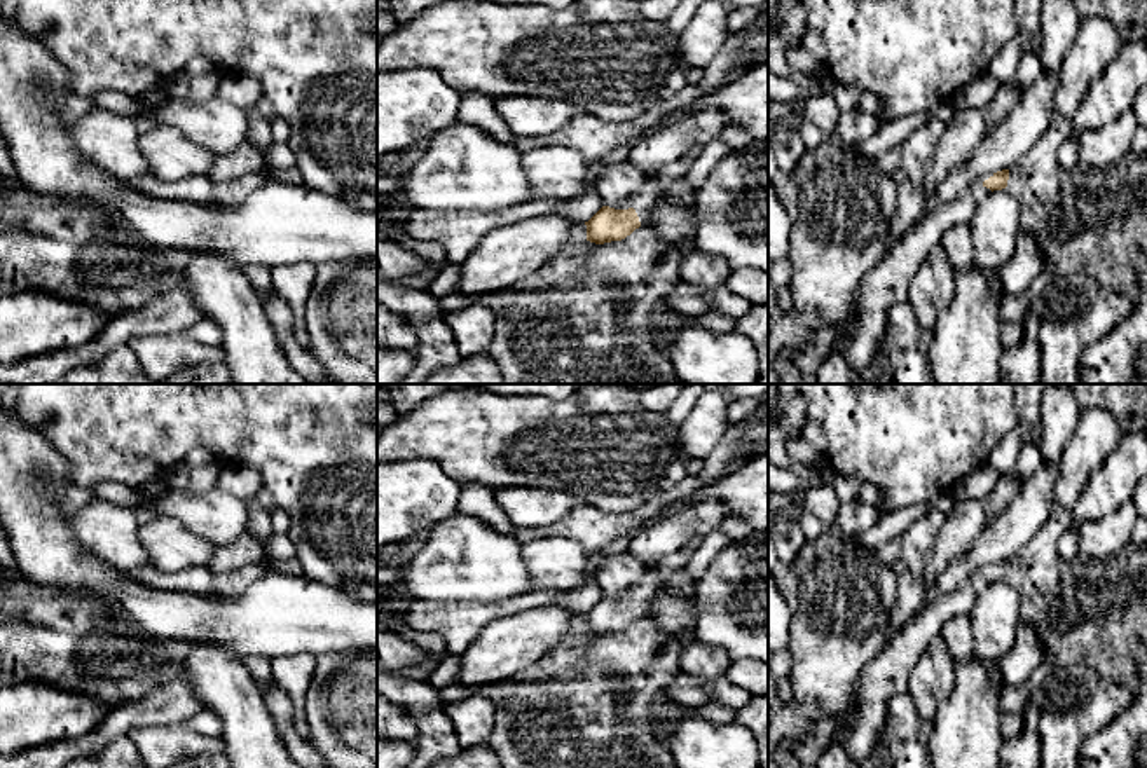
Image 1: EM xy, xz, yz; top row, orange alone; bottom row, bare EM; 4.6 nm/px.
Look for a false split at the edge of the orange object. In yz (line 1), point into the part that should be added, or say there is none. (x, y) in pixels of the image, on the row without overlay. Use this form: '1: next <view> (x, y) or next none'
1: next yz (887, 676)

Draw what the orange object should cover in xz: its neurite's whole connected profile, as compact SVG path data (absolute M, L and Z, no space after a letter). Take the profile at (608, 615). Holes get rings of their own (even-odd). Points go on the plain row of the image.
M658 562L646 564L637 586L613 597L602 597L585 613L587 632L595 635L622 632L635 620L648 616L655 592L662 583L656 566Z

